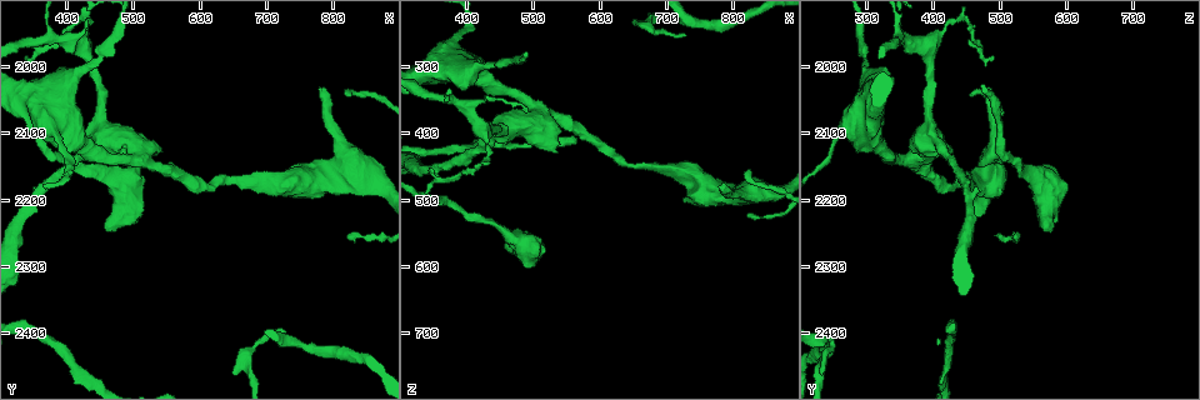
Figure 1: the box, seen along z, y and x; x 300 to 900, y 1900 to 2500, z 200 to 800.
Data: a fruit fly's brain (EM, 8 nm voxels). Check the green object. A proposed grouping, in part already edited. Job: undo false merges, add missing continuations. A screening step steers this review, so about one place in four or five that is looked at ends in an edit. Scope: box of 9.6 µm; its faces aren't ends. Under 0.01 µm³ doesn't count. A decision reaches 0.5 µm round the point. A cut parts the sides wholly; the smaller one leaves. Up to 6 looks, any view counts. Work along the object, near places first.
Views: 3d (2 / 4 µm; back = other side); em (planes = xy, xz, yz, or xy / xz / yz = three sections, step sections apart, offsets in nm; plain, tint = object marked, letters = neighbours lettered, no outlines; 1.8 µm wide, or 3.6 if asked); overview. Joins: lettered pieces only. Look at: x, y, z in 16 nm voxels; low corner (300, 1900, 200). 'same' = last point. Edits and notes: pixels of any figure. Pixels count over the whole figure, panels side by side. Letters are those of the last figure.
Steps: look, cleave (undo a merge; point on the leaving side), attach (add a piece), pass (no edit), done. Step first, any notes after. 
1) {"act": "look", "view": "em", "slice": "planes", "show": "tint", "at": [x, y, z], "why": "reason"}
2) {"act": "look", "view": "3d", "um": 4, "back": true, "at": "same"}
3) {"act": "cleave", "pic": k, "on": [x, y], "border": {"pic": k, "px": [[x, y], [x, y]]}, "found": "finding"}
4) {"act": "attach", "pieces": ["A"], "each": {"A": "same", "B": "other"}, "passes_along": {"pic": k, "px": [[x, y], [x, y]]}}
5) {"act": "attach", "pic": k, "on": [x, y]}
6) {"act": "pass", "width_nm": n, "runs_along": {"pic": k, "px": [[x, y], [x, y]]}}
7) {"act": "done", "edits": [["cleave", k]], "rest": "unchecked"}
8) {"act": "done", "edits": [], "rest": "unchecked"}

{"act": "look", "view": "3d", "um": 2, "back": true, "at": [375, 1945, 345], "why": "sudden change in width"}

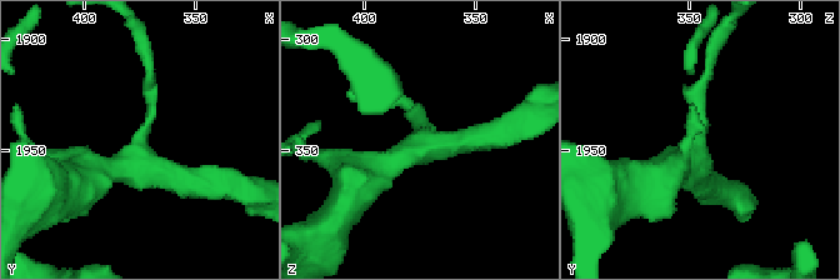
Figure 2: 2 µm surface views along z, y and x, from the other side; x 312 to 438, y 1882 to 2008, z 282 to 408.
{"act": "look", "view": "em", "slice": "planes", "show": "plain", "at": [377, 1947, 349]}

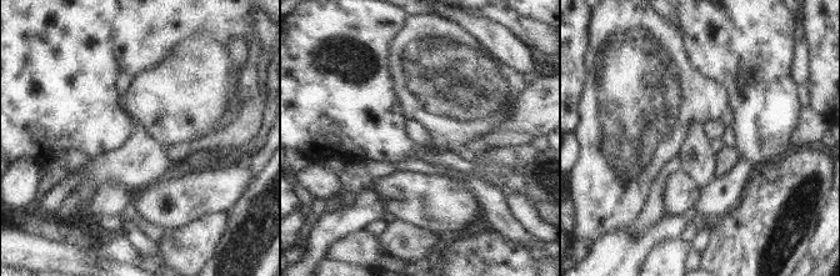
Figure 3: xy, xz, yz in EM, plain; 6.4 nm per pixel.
{"act": "look", "view": "em", "slice": "planes", "show": "letters", "at": "same"}

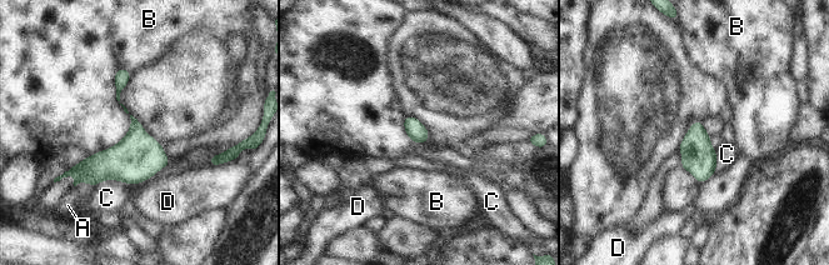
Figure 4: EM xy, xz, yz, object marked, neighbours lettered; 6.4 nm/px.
{"act": "pass", "each": {"A": "other", "B": "other", "C": "other", "D": "other"}, "border": {"pic": 4, "px": [[125, 183], [101, 180], [93, 188]]}, "found": "one neuron here"}

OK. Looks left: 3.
{"act": "look", "view": "3d", "um": 2, "at": [460, 2245, 560], "why": "free end"}

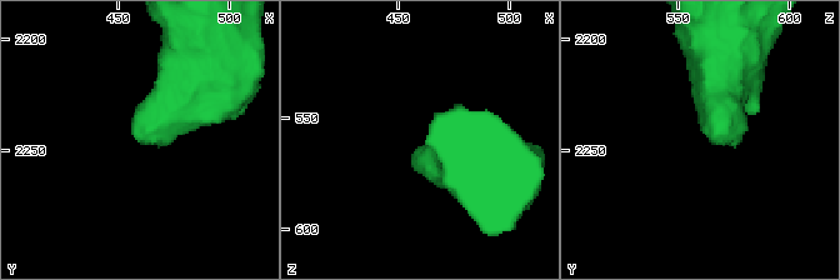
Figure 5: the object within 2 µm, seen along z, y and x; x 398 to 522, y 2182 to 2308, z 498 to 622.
{"act": "look", "view": "em", "slice": "planes", "show": "letters", "at": [458, 2243, 563]}

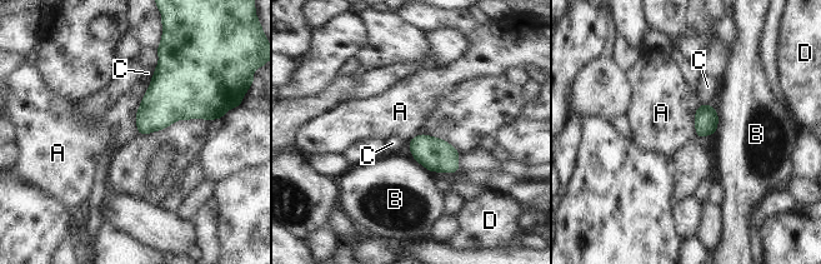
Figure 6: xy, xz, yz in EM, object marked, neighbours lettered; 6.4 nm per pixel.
{"act": "pass", "longest_contact_nm": ["A", 360], "each": {"A": "other", "B": "other", "C": "other", "D": "other"}, "border": {"pic": 6, "px": [[151, 80], [135, 115], [136, 133]]}, "found": "none of them fits"}

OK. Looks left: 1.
{"act": "done", "edits": [], "rest": "unchecked"}

